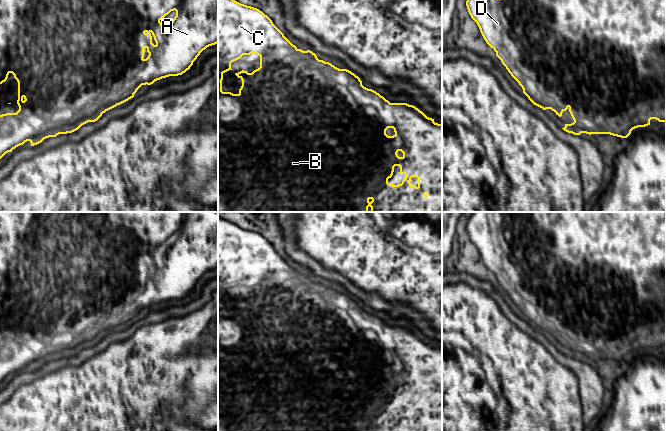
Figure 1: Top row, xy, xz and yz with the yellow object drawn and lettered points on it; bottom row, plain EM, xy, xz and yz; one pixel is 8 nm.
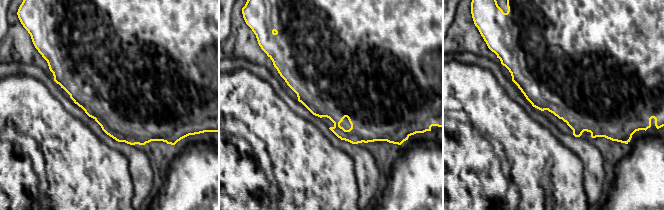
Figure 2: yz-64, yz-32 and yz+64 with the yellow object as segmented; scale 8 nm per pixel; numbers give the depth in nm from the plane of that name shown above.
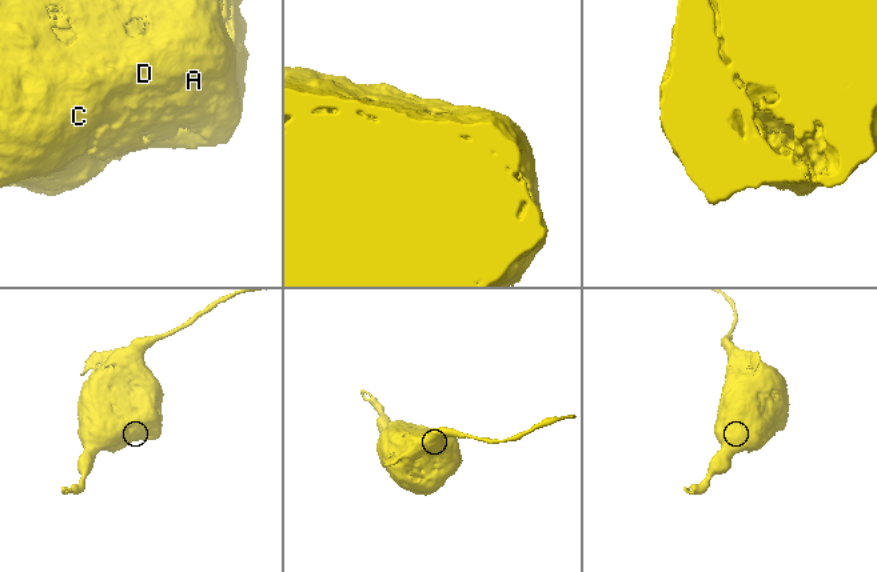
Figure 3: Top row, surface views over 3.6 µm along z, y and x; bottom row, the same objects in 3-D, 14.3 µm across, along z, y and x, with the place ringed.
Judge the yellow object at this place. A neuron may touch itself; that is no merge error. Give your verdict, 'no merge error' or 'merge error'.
no merge error

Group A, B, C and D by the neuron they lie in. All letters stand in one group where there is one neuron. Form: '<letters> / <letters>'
A B C D

